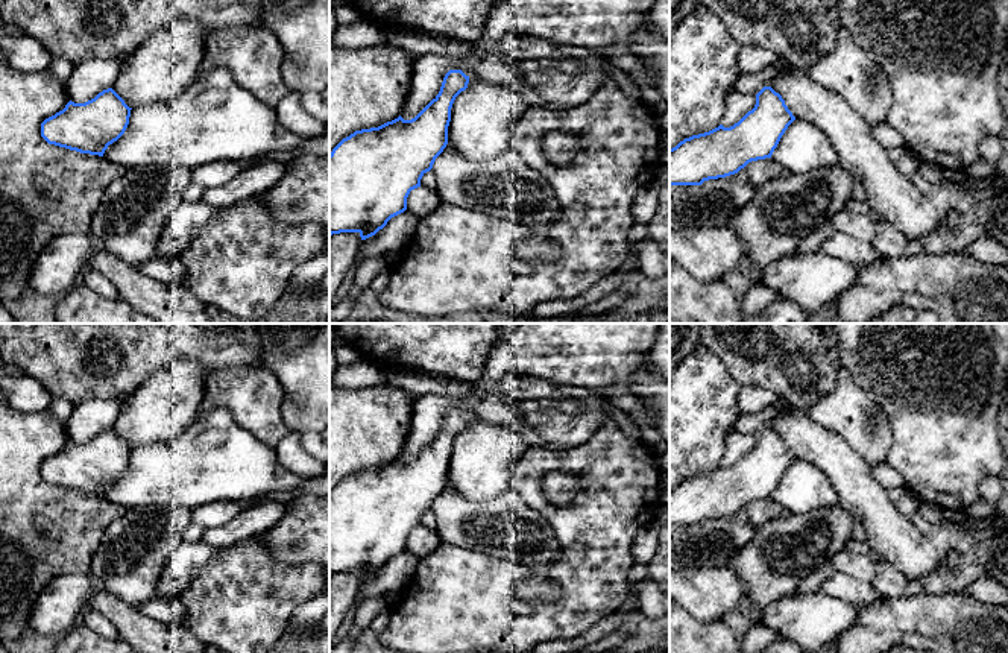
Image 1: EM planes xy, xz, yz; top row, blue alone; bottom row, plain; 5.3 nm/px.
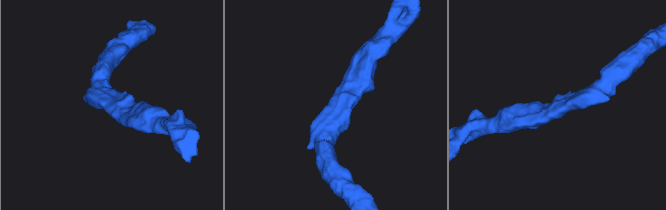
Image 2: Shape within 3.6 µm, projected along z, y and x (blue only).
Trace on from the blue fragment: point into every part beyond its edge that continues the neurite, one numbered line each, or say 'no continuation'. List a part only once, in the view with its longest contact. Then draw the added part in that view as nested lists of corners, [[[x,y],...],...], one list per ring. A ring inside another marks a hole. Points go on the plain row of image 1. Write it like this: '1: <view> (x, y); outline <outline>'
no continuation

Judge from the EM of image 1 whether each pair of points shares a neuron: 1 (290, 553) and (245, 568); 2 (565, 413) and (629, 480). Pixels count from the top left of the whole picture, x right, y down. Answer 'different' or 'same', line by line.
1: different
2: different

